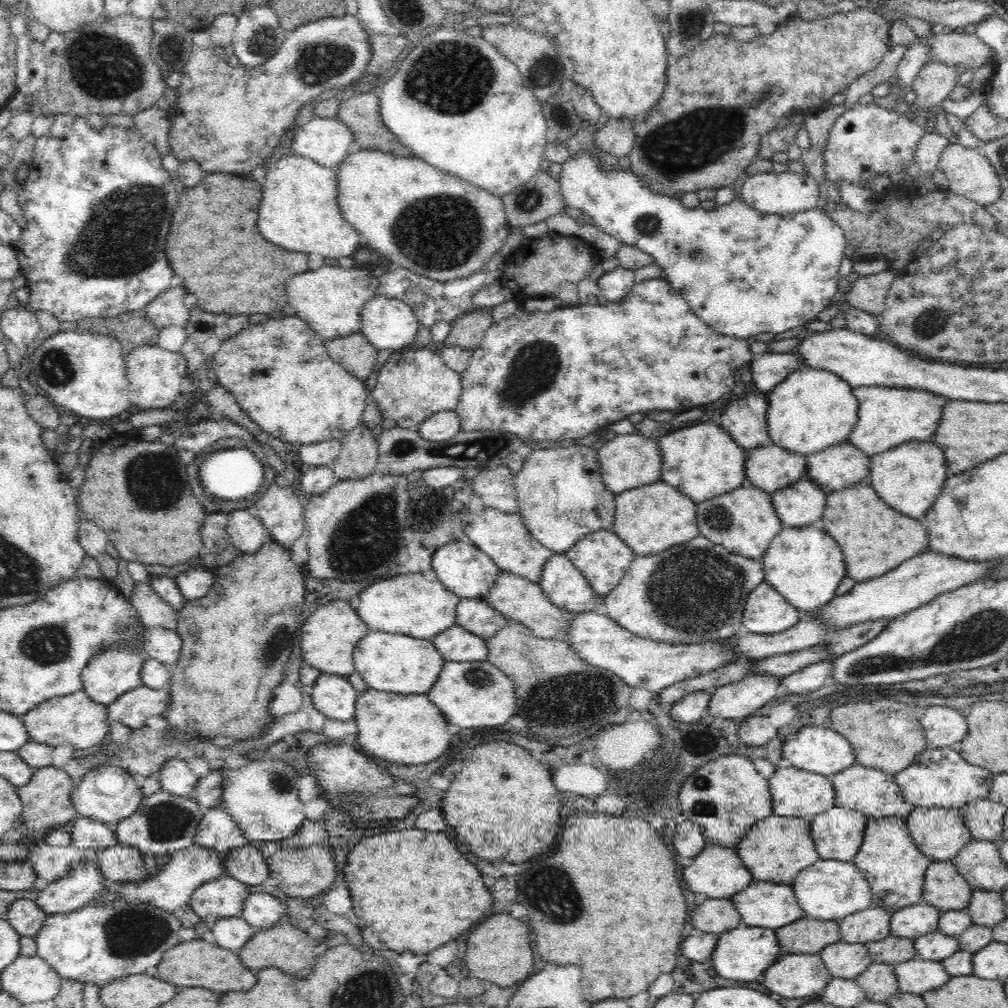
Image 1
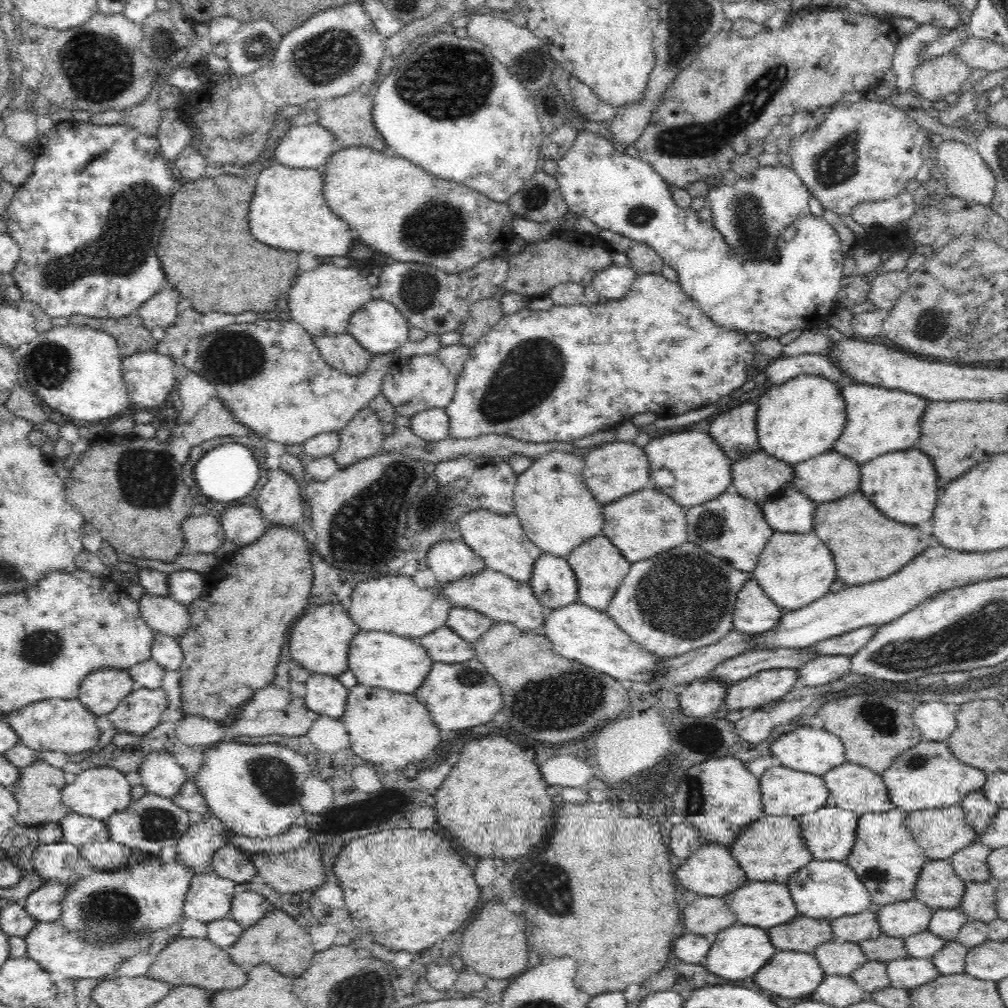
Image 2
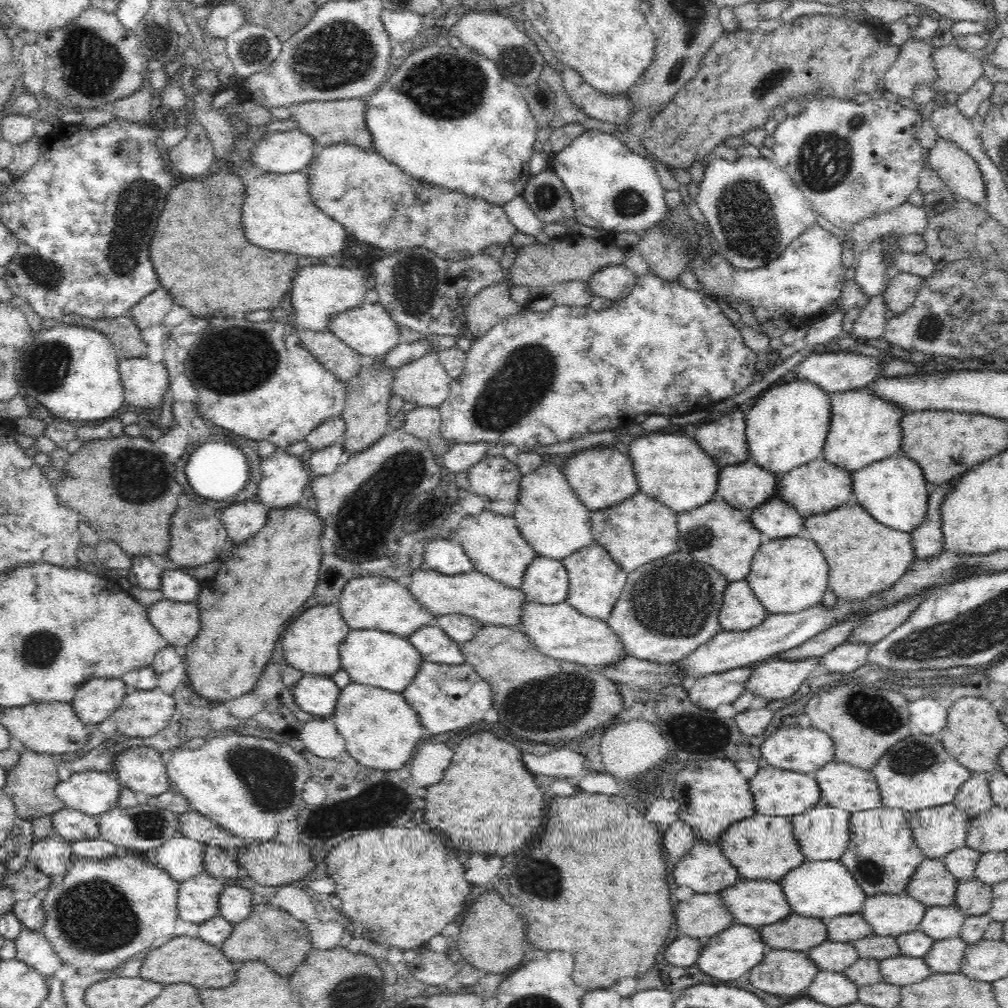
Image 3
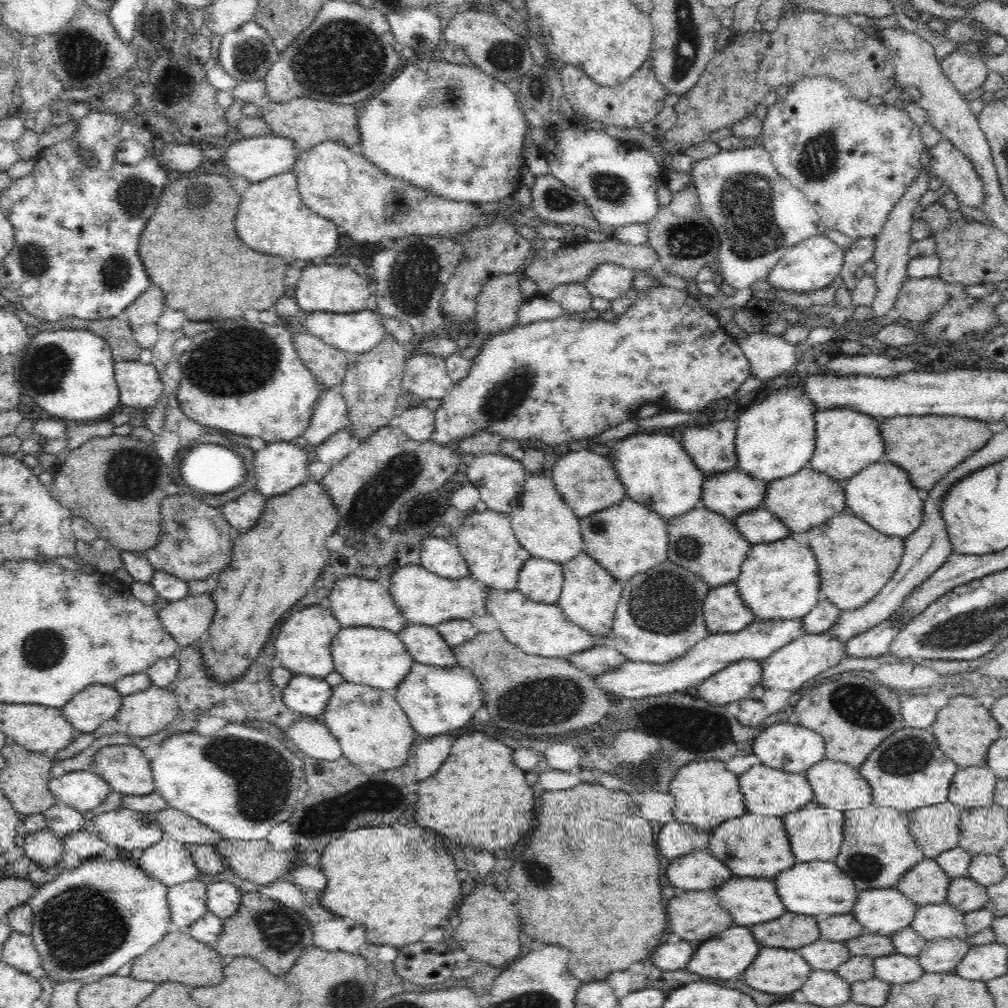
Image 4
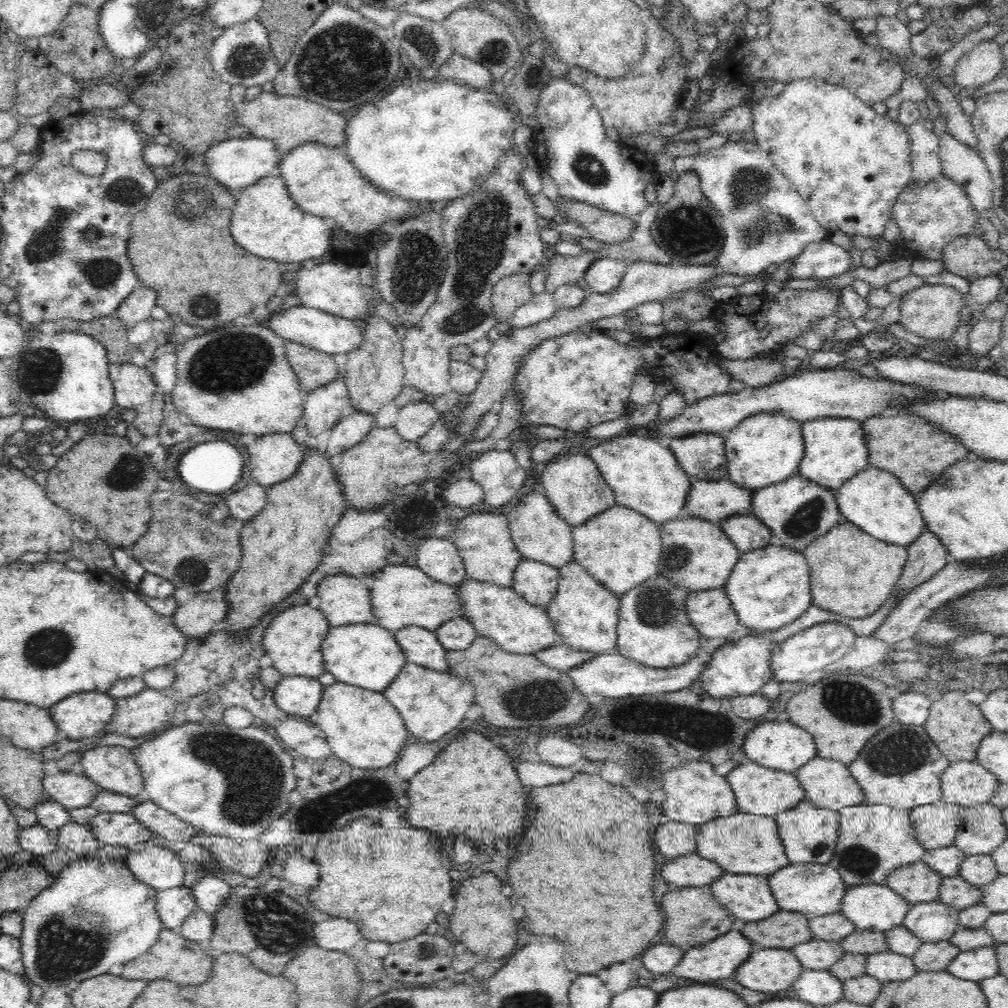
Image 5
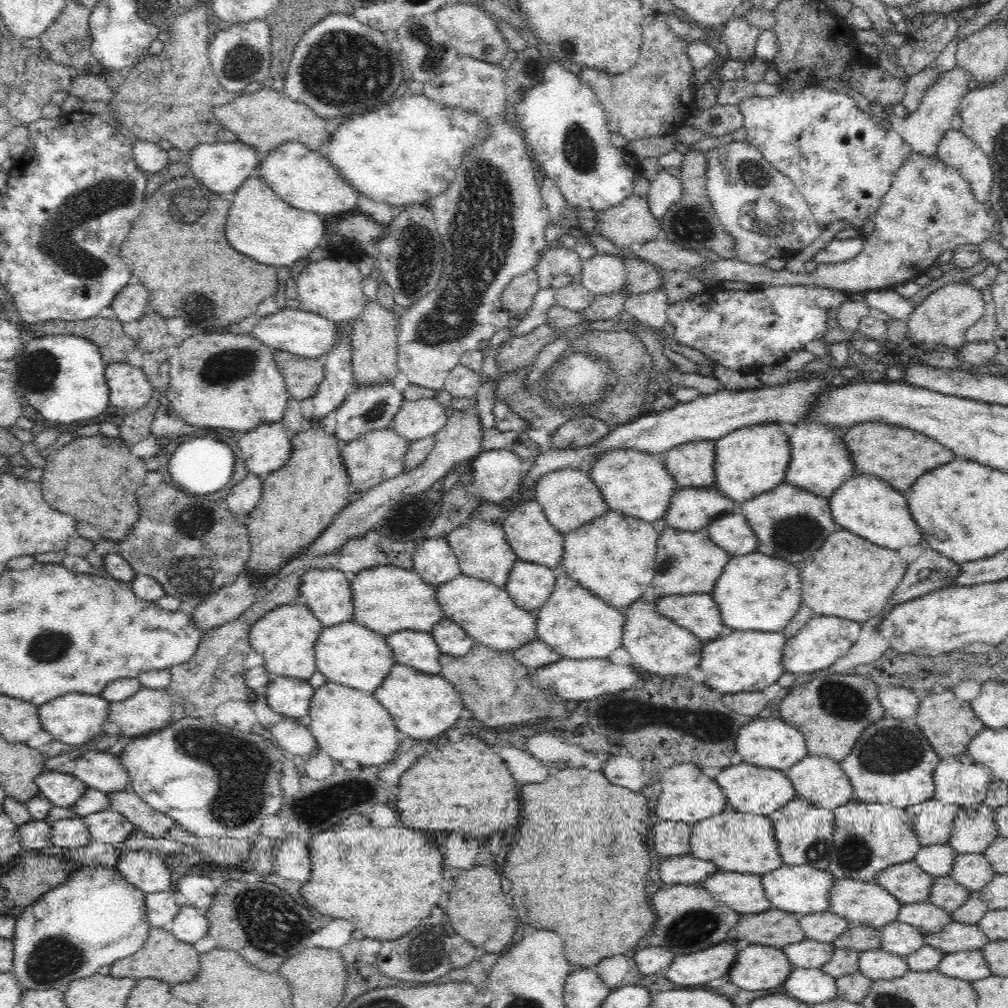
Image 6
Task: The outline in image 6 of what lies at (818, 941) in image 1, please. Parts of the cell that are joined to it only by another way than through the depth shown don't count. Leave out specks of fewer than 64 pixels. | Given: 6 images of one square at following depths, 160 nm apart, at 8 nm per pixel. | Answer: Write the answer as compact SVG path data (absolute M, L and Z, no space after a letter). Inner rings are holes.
M770 908L755 915L740 916L736 930L742 932L750 944L764 944L782 949L787 944L805 939L799 925L801 917L801 914Z

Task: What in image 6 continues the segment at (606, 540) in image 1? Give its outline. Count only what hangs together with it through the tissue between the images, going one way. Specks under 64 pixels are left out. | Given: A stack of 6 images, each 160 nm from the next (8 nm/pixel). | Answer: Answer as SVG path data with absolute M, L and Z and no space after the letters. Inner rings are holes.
M558 571L550 598L536 610L536 636L564 659L608 658L613 650L623 645L625 623L621 612L625 609L606 604L565 572Z

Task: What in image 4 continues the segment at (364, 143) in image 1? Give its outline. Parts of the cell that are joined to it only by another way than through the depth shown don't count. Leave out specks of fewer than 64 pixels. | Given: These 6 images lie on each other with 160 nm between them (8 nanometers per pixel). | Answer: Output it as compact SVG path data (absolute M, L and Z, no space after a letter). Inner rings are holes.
M297 98L287 103L265 100L259 104L260 118L267 123L272 134L285 136L295 142L296 150L305 151L316 144L333 140L349 148L357 149L360 142L358 110L348 104L334 104L311 98Z

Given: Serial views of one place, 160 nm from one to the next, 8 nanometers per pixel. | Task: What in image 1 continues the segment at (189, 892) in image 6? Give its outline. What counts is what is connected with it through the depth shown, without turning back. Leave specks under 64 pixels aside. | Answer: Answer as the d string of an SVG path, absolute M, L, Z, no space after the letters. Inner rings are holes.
M269 893L249 894L244 903L242 917L255 931L270 928L278 921L288 920L289 912L284 903Z

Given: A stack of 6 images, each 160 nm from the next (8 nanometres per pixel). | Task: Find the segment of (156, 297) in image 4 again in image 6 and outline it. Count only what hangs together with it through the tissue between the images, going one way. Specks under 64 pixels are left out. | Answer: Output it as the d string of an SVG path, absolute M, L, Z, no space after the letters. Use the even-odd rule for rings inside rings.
M127 284L115 299L110 303L116 319L124 324L139 320L144 315L144 308L148 306L150 292L144 288L144 284Z

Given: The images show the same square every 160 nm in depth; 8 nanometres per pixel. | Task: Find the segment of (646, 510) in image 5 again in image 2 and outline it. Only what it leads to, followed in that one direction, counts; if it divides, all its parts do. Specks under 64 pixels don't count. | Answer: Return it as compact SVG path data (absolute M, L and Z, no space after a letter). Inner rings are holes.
M682 430L680 434L670 436L654 434L643 449L652 471L666 468L675 476L672 486L658 489L680 506L694 507L715 499L723 492L731 491L733 481L731 466L734 461L726 456L708 432Z

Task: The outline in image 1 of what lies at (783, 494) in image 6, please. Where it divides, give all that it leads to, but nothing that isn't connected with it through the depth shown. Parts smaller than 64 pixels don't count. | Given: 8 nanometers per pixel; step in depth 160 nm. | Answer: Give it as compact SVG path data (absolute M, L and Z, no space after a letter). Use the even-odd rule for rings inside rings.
M849 441L824 448L820 452L808 454L806 457L806 470L802 479L811 480L827 495L842 490L852 484L858 484L867 480L871 458L856 448Z

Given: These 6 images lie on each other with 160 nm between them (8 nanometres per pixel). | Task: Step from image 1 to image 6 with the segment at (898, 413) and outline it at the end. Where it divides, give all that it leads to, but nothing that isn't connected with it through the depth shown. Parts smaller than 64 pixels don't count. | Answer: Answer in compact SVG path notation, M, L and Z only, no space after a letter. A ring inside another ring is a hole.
M800 423L789 434L792 460L788 464L784 483L814 492L816 496L829 498L844 484L846 479L856 475L851 454L842 440L842 428L832 428L829 424Z

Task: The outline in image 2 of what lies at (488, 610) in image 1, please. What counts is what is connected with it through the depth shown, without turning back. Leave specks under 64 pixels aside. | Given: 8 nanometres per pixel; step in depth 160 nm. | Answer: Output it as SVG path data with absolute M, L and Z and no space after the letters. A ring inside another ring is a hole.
M452 607L446 626L449 626L460 638L472 643L478 640L495 622L471 608Z

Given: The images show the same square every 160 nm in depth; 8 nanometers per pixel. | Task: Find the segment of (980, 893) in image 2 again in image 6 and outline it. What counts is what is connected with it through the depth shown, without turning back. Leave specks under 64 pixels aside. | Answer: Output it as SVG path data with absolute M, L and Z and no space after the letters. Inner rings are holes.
M950 875L935 877L929 897L925 900L950 912L960 908L974 892L960 886Z

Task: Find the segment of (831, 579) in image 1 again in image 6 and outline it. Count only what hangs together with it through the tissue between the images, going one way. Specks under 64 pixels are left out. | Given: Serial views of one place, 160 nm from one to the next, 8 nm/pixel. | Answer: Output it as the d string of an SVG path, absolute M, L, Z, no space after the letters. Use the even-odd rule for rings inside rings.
M755 551L734 556L726 563L712 589L723 623L733 630L778 632L802 606L800 565Z

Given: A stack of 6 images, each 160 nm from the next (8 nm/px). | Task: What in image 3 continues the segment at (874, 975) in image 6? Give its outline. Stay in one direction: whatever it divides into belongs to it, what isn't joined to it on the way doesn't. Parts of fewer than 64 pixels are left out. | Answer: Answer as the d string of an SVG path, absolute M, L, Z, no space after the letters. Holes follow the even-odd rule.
M895 956L879 962L884 981L891 985L903 987L920 982L933 974L923 957Z

